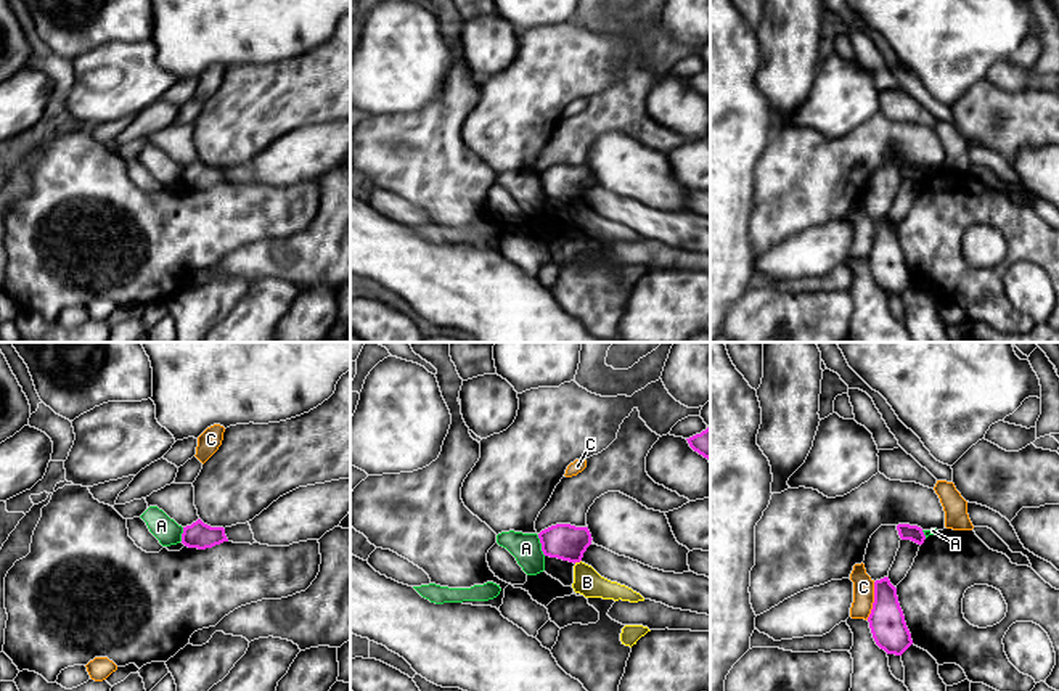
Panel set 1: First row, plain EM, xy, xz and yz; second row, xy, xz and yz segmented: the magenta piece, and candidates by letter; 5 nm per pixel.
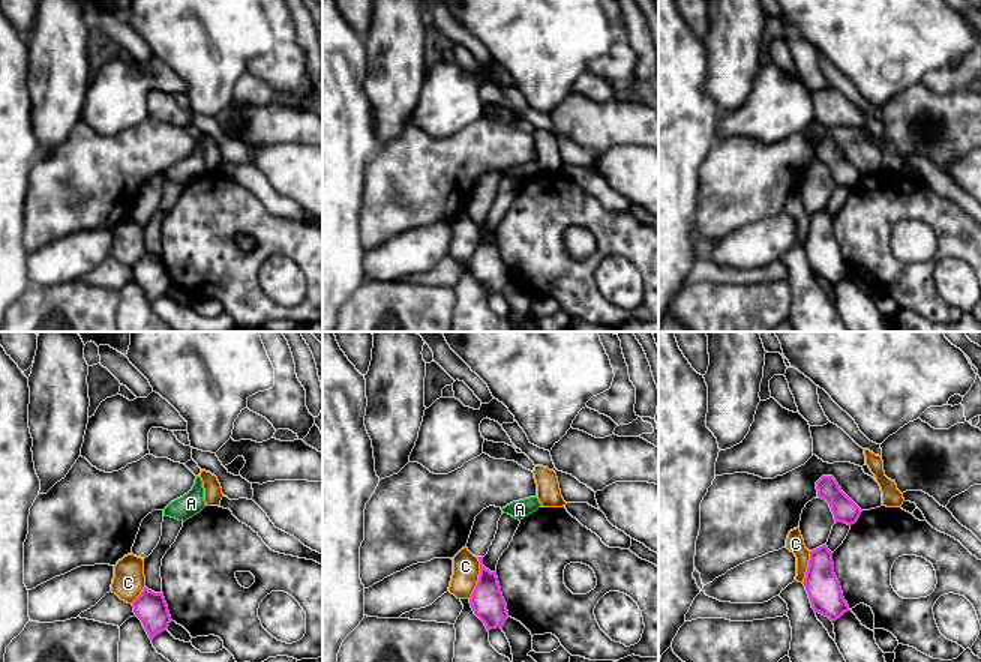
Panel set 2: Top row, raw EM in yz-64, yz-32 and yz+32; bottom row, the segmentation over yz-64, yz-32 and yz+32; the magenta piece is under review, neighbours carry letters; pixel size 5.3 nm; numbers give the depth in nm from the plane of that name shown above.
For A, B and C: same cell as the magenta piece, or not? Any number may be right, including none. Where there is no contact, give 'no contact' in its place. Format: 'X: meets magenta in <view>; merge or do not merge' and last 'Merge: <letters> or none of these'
A: meets magenta in xz; do not merge
B: meets magenta in xz; do not merge
C: meets magenta in yz; do not merge
Merge: none of these

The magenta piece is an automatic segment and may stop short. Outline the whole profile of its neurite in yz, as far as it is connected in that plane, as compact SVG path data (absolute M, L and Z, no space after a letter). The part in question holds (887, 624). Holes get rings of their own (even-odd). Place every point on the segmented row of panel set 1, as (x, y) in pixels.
M889 577L874 582L874 603L868 622L876 644L887 654L902 656L913 644L897 588Z

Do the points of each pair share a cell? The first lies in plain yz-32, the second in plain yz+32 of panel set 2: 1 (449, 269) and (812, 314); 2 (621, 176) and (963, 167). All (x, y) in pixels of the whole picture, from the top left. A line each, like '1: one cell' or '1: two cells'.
1: two cells
2: one cell

